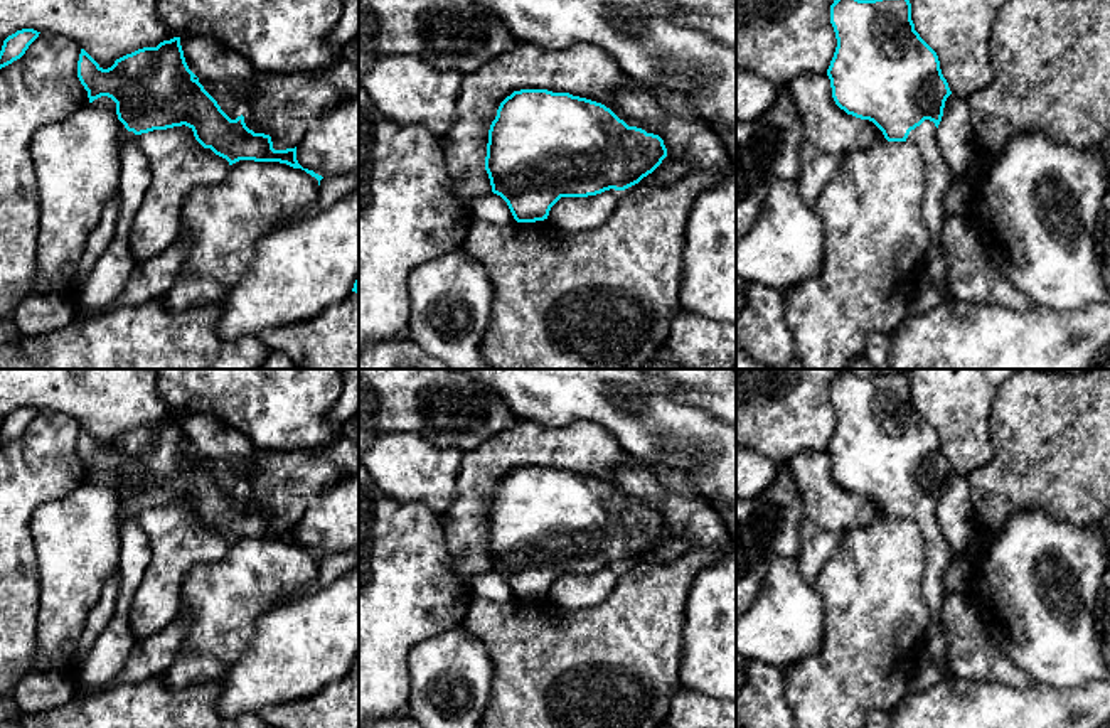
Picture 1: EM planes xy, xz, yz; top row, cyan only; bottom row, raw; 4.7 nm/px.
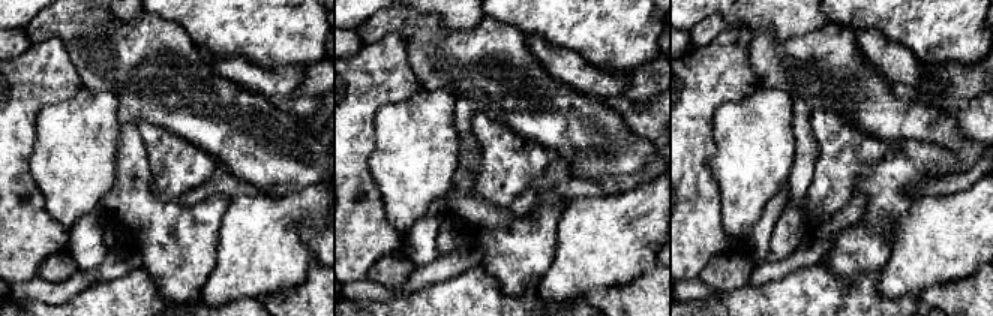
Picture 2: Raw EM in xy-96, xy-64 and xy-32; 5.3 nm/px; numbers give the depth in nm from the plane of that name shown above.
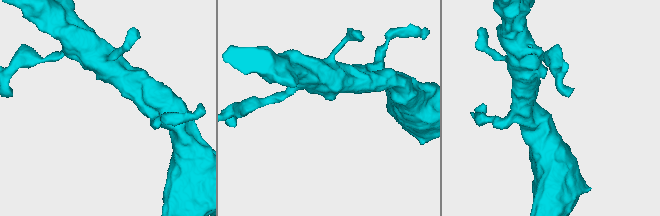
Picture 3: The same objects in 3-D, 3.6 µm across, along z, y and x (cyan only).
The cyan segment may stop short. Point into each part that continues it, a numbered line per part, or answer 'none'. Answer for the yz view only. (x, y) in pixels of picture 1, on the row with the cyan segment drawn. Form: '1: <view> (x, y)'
1: yz (940, 177)

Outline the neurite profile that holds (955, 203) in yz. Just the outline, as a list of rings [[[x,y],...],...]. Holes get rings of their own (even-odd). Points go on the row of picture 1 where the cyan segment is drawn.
[[[952,185],[943,197],[943,216],[960,216],[967,219],[972,192],[974,187]]]

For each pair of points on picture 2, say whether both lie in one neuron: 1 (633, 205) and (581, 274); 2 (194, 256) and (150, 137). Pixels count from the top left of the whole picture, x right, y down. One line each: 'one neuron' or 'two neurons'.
1: one neuron
2: two neurons

